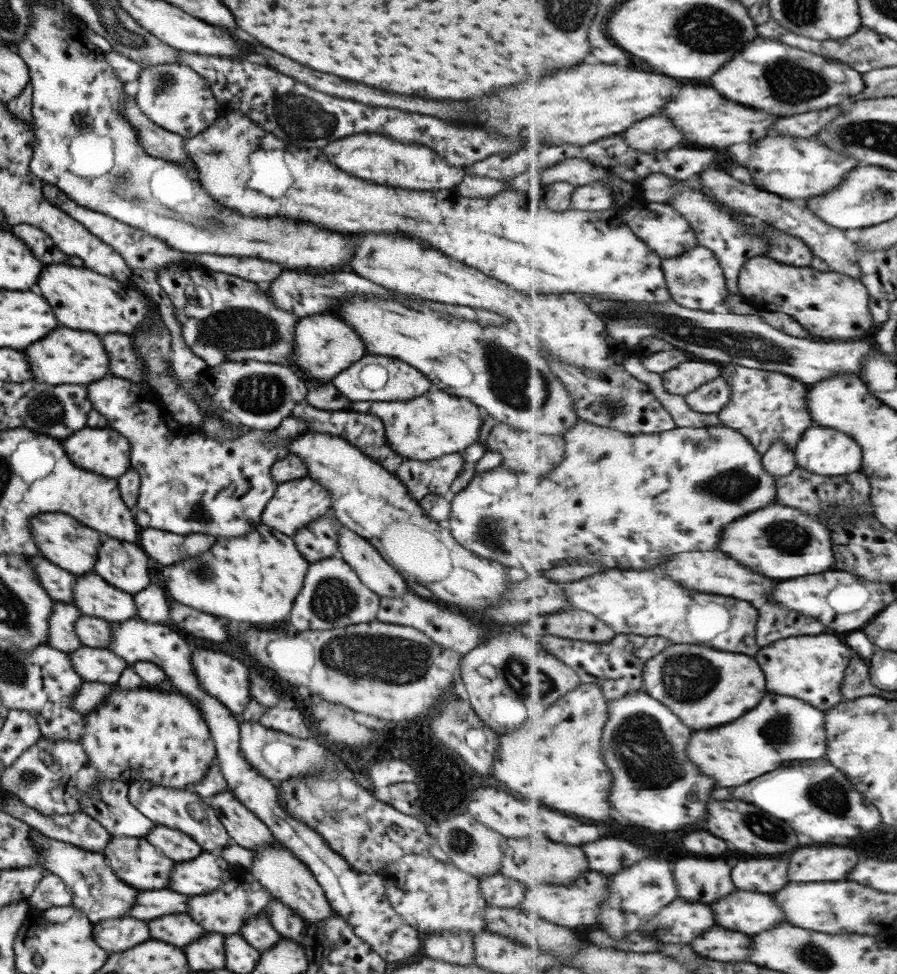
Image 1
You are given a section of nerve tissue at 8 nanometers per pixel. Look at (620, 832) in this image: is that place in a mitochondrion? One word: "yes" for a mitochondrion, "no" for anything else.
no

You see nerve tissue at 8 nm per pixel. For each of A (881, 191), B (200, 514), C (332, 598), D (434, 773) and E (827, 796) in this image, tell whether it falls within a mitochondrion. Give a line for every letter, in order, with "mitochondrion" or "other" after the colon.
A: mitochondrion
B: mitochondrion
C: mitochondrion
D: other
E: mitochondrion

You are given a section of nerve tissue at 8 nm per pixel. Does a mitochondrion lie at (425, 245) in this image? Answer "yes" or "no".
no

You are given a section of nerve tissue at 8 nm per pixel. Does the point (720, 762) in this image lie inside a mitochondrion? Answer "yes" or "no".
no

